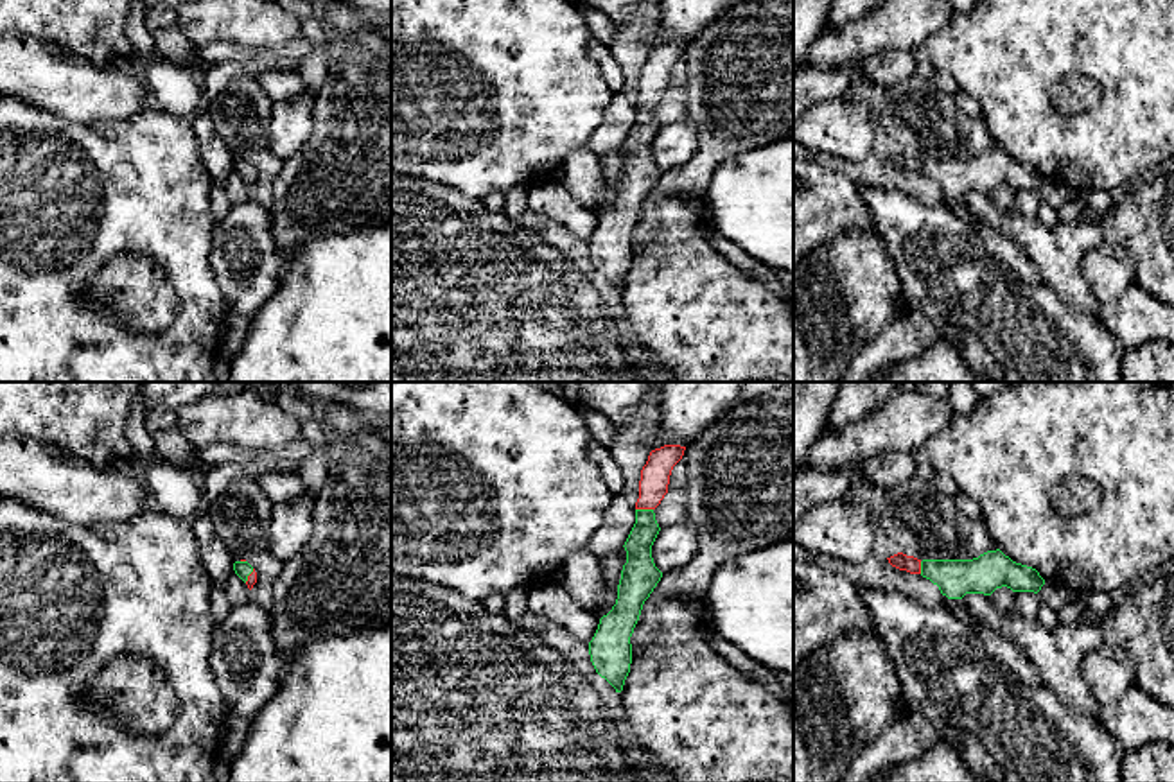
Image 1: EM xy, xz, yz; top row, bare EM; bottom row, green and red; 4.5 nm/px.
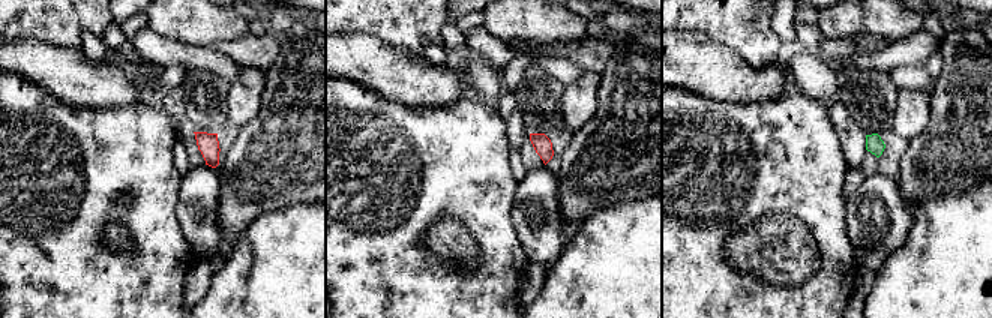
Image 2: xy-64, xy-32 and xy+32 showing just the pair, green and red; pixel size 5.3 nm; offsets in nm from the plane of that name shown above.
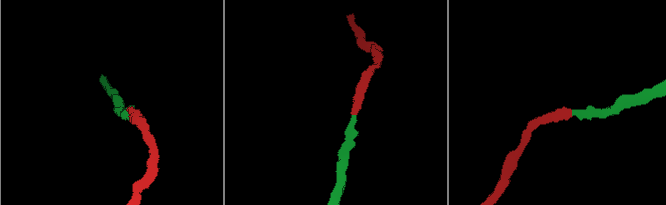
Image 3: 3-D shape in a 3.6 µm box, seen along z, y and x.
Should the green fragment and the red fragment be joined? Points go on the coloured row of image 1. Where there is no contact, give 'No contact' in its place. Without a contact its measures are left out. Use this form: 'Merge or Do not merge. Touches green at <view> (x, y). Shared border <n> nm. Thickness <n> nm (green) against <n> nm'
Merge. Touches green at xz (645, 510). Shared border 80 nm. Thickness 130 nm (green) against 130 nm

